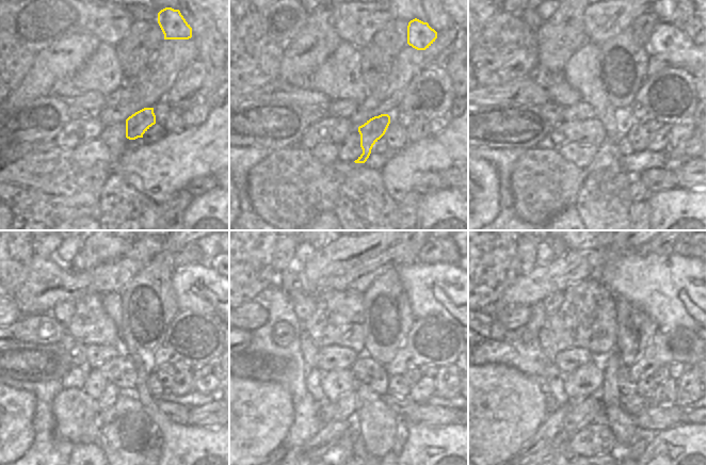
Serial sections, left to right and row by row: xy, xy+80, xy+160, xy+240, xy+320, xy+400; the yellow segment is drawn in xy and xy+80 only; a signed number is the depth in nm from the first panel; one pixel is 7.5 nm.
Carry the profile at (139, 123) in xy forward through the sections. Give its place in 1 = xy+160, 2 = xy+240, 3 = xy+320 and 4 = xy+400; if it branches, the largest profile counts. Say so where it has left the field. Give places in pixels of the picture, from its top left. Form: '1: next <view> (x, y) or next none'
1: next xy+160 (607, 153)
2: next xy+240 (137, 428)
3: next xy+320 (379, 423)
4: next xy+400 (623, 425)

